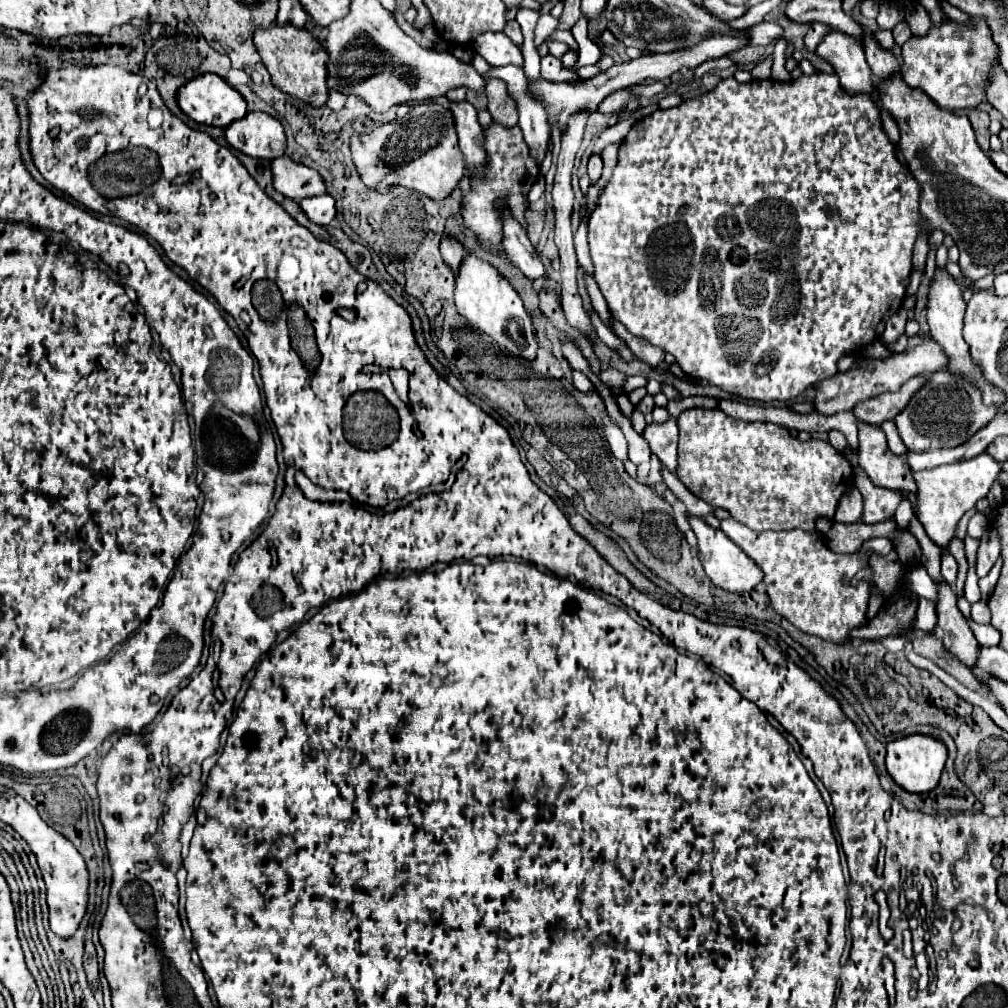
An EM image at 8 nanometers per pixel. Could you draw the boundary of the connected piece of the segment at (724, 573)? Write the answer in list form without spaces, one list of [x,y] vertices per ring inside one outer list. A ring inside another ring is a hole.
[[[689,517],[689,523],[699,541],[699,559],[703,569],[715,587],[729,593],[749,593],[763,581],[763,571],[757,567],[757,563],[747,557],[731,539],[727,539],[721,529],[707,527],[707,523],[703,523],[699,517]]]

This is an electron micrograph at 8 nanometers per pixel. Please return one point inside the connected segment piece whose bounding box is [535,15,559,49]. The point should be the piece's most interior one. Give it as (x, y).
(546, 25)

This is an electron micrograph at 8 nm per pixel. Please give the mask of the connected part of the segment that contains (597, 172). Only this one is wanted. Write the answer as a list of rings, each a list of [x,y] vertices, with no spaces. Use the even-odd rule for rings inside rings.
[[[599,155],[591,156],[587,166],[587,173],[592,182],[596,182],[602,173],[603,162]]]

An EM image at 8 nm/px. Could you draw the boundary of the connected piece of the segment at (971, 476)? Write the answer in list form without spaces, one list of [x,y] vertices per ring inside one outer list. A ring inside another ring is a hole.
[[[981,453],[969,461],[959,461],[959,463],[941,465],[941,467],[913,473],[913,479],[917,483],[915,515],[917,515],[919,523],[923,525],[927,537],[937,547],[941,547],[943,553],[949,551],[949,543],[957,537],[955,531],[957,531],[961,517],[969,509],[973,509],[979,499],[983,499],[987,495],[991,483],[999,475],[999,471],[1001,471],[1001,465],[997,461],[993,461],[991,455]]]

